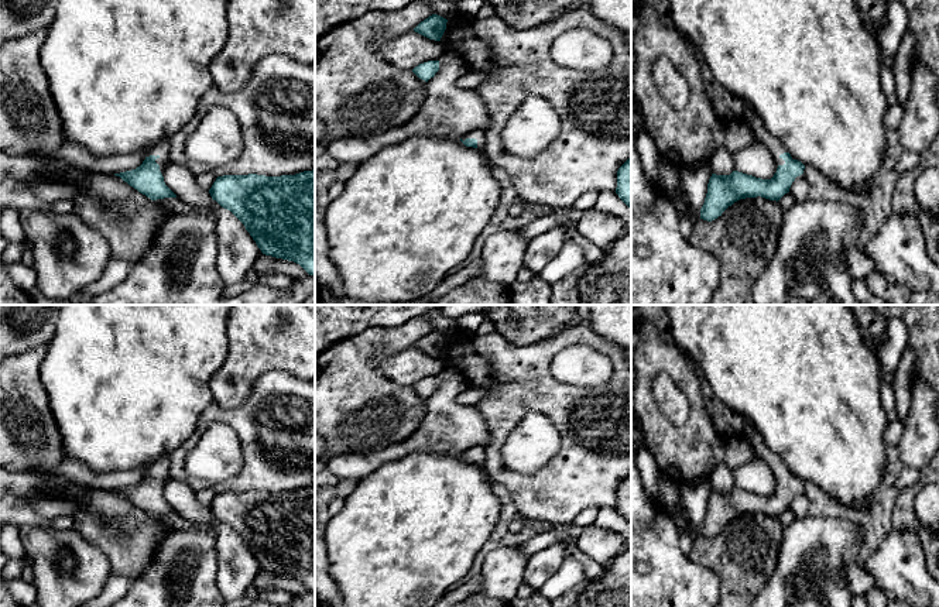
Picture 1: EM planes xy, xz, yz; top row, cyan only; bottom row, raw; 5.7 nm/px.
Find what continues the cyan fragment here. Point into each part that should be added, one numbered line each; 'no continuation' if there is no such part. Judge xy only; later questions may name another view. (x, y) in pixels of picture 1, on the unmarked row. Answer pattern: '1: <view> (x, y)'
1: xy (161, 465)

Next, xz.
1: xz (479, 451)

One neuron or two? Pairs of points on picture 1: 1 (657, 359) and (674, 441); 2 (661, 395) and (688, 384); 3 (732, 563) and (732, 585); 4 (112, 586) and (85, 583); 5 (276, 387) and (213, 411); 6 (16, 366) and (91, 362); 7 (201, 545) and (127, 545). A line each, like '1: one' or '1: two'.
1: one
2: two
3: one
4: two
5: one
6: two
7: two

